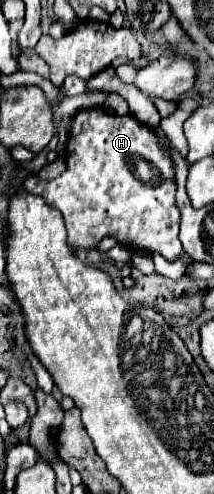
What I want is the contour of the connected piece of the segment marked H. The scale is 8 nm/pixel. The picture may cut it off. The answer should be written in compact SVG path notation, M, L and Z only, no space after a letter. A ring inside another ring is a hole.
M87 108L75 114L69 140L67 140L67 168L61 176L51 182L41 180L39 176L25 178L25 190L41 196L49 206L57 208L69 230L69 246L75 250L79 248L95 248L103 236L117 238L119 244L125 244L131 250L145 250L145 252L161 252L167 260L175 260L183 254L183 246L179 240L179 210L175 206L175 176L173 176L173 162L169 154L159 148L157 136L145 128L139 120L129 116L109 114L105 110ZM145 160L155 172L159 172L157 180L141 182L133 172L135 164Z

